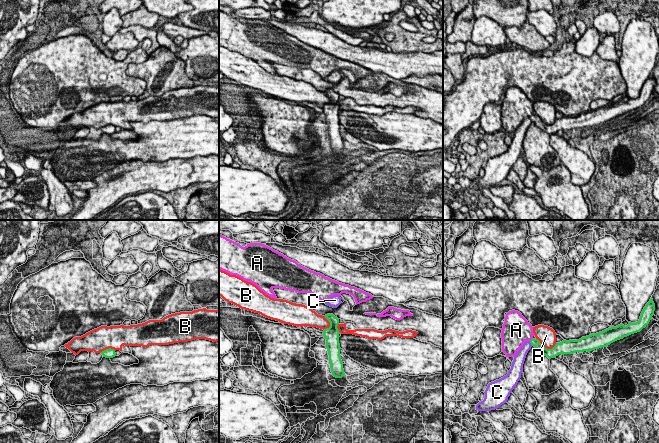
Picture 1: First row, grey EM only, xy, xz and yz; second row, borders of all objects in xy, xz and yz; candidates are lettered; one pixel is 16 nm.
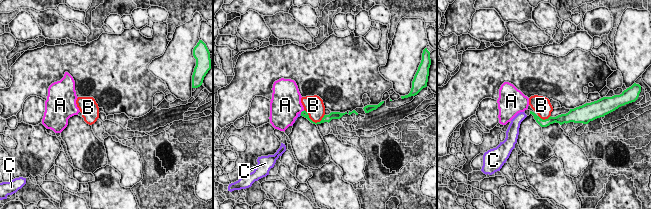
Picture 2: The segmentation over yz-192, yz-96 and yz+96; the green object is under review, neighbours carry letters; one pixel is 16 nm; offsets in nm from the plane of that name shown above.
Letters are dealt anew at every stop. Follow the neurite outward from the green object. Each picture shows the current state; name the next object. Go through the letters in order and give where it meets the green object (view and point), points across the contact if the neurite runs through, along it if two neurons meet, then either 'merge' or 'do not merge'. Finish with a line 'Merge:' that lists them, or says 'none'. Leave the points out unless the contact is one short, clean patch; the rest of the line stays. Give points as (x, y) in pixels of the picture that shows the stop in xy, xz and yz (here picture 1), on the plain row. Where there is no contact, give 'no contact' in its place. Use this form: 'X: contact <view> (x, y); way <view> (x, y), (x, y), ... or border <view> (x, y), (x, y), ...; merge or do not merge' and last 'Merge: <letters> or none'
A: contact yz (531, 115); border yz (532, 114), (529, 116); do not merge
B: contact yz (546, 124); border yz (536, 114), (547, 124), (551, 124), (556, 119); do not merge
C: contact yz (530, 118); way yz (536, 119), (530, 118), (521, 130); merge
Merge: C

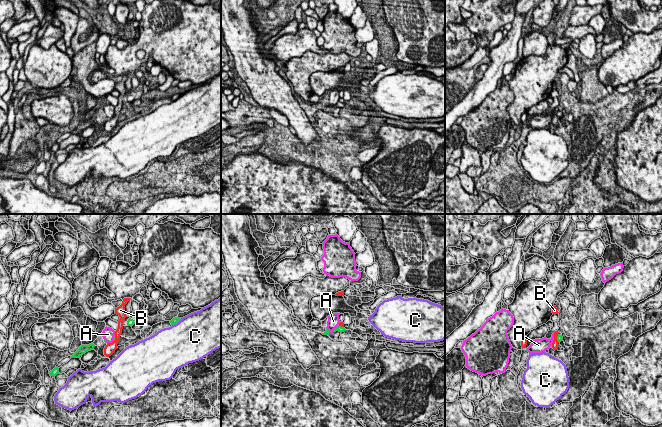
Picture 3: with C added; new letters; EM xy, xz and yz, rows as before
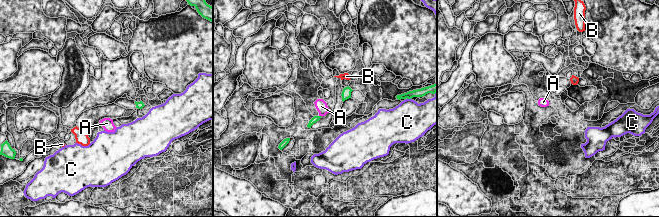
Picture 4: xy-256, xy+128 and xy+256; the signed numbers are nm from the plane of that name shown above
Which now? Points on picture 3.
A: contact xz (335, 104); border xz (338, 100), (332, 107); do not merge
B: contact yz (557, 114); border yz (558, 109), (558, 118); do not merge
C: contact xy (176, 99); do not merge
Merge: none

